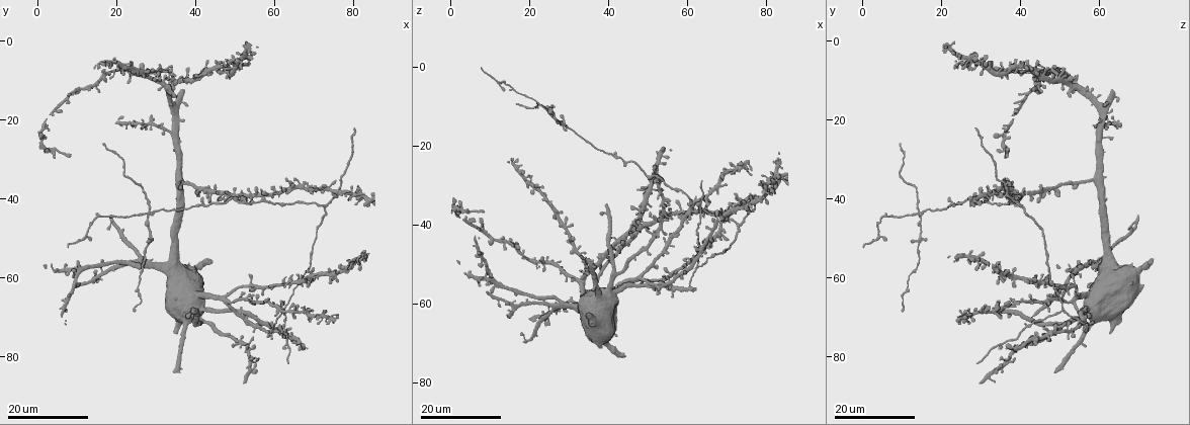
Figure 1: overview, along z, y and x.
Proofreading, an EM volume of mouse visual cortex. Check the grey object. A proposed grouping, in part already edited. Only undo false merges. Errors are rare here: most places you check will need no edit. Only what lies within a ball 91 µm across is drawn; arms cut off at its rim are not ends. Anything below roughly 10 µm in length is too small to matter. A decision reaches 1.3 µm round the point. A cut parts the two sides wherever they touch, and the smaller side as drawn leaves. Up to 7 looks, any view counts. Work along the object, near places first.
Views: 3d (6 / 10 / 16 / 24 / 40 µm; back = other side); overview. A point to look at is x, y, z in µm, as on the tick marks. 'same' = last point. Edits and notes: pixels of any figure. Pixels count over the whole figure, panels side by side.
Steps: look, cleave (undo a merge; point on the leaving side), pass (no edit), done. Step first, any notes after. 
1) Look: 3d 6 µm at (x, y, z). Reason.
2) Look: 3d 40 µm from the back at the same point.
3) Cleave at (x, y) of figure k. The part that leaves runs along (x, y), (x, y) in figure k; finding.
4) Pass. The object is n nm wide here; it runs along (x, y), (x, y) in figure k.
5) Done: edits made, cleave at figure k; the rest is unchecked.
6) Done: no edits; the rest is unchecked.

Look: 3d 24 µm at (62.5, 68.5, 50.5). A fork.

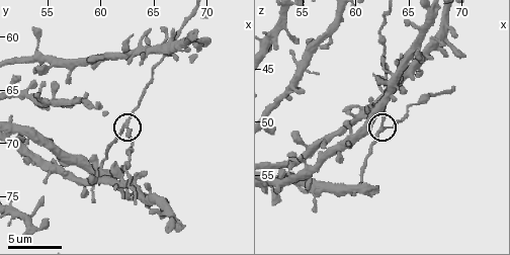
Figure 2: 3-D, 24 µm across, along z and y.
Look: 3d 10 µm at (62.4, 68.0, 50.8).

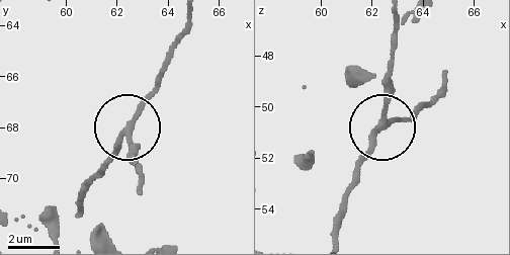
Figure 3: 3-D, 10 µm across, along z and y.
Pass. It runs along (334, 232), (355, 167), (384, 120), (384, 77) in figure 3; one neuron here.

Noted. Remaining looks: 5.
Look: 3d 24 µm at (43.0, 41.0, 23.0). Thin neck.

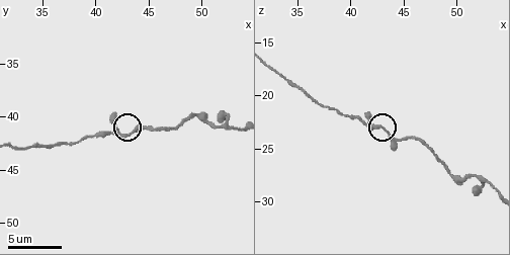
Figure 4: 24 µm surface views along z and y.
Look: 3d 6 µm at (43.4, 41.6, 23.4).

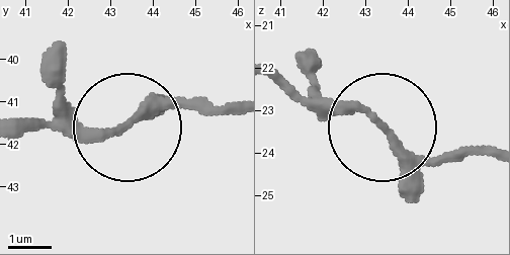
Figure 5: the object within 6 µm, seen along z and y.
Pass. The object is 200 nm wide here; it runs along (485, 154), (420, 157), (376, 124), (301, 102), (278, 85) in figure 5; continuous, no second neuron.

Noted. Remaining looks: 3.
Look: 3d 16 µm at (12.5, 48.5, 4.0). Calibre changes.

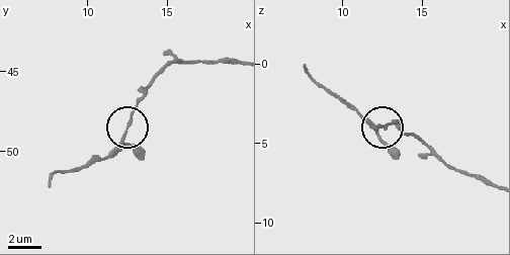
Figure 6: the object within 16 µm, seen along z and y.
Look: 3d 6 µm at (12.5, 48.8, 3.8).

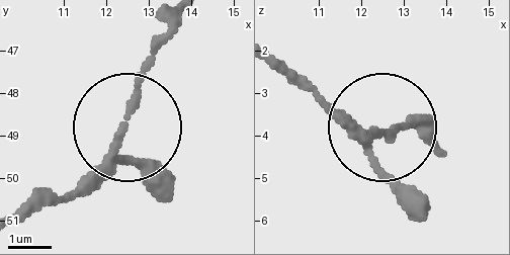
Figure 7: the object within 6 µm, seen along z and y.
Look: 3d 6 µm from the back at (12.35, 48.85, 3.95).

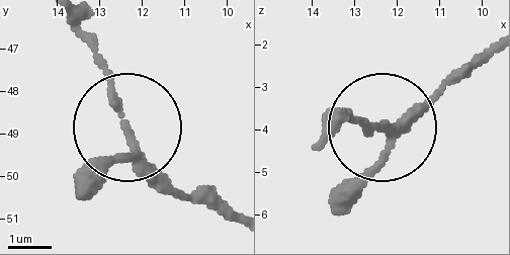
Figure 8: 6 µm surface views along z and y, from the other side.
Pass. It runs along (75, 25), (134, 146), (180, 196) in figure 8; all the same neuron.

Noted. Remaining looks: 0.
Done: no edits; the rest is unchecked.

